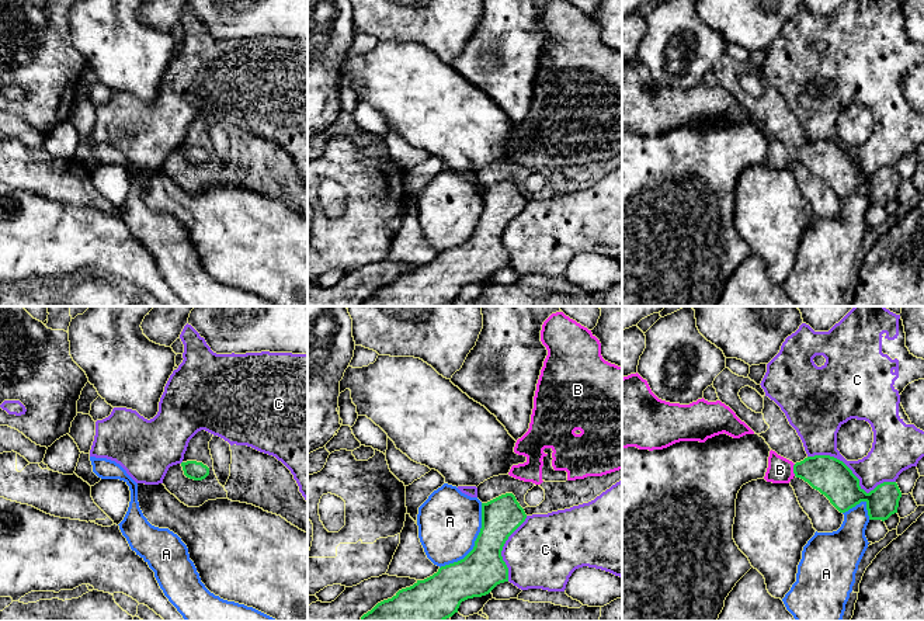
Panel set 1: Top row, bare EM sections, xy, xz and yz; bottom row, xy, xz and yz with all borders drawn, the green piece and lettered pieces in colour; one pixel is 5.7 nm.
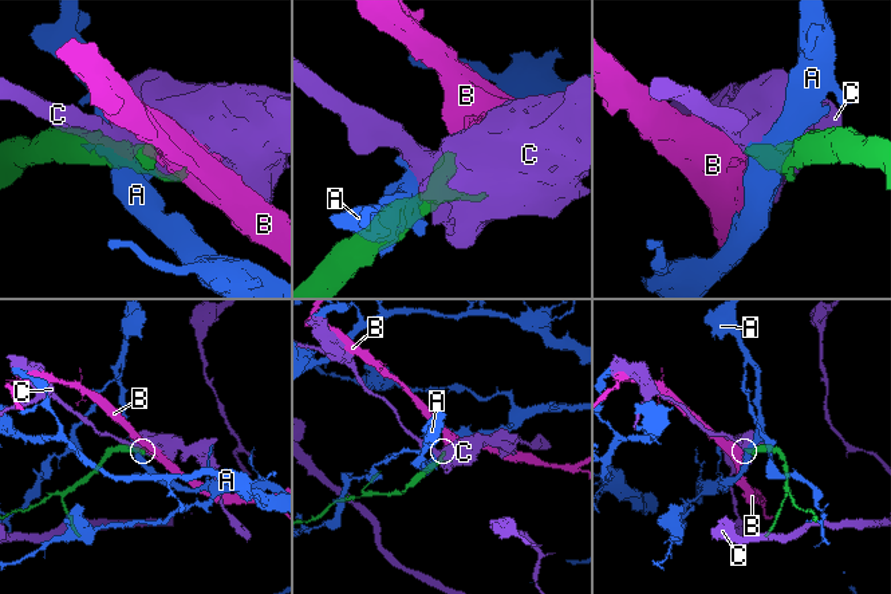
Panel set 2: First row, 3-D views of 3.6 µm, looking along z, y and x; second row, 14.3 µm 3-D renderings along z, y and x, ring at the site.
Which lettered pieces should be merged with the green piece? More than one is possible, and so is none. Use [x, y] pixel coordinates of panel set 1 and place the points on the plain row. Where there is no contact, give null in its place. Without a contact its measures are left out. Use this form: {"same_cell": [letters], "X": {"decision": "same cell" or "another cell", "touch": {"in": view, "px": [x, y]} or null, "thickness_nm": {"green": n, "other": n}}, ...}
{"same_cell": ["B"], "A": {"decision": "another cell", "touch": {"in": "xz", "px": [475, 228]}, "thickness_nm": {"green": 240, "other": 360}}, "B": {"decision": "same cell", "touch": {"in": "yz", "px": [794, 155]}, "thickness_nm": {"green": 220, "other": 150}}, "C": {"decision": "another cell", "touch": {"in": "yz", "px": [853, 159]}, "thickness_nm": {"green": 220, "other": 240}}}

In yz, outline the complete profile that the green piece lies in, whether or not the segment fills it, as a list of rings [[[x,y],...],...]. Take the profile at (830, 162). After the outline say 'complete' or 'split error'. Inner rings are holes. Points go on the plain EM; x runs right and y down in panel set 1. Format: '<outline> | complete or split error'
[[[771,135],[764,164],[772,169],[789,169],[795,162],[824,180],[840,198],[861,187],[866,188],[869,205],[885,207],[897,198],[902,177],[896,167],[883,167],[866,178],[852,156],[834,142],[814,140],[793,149]]] | split error

